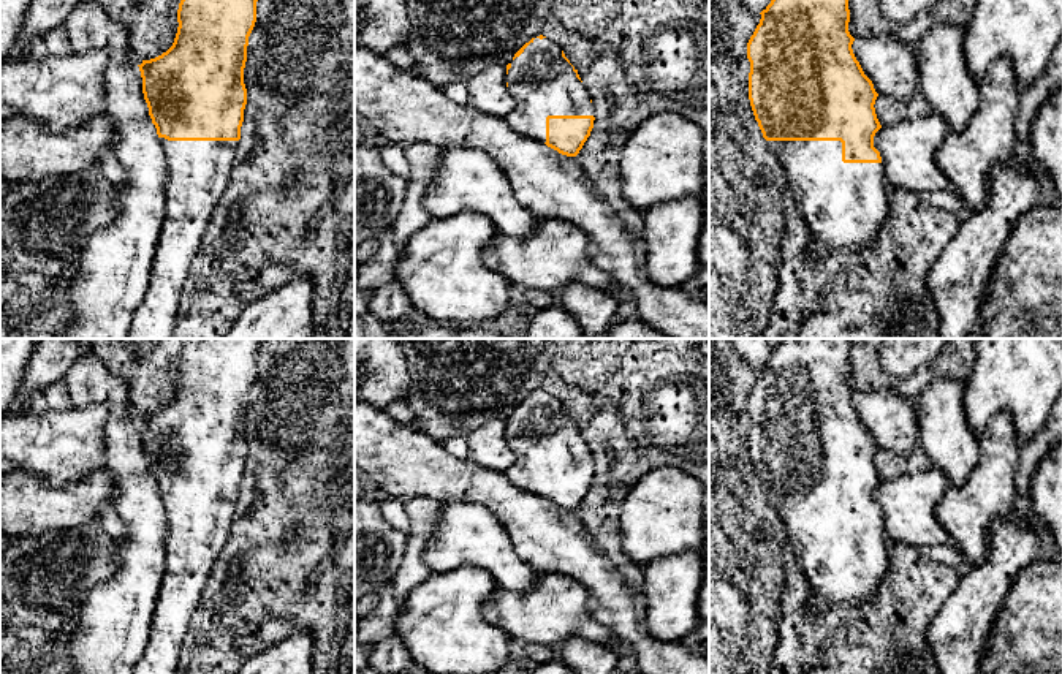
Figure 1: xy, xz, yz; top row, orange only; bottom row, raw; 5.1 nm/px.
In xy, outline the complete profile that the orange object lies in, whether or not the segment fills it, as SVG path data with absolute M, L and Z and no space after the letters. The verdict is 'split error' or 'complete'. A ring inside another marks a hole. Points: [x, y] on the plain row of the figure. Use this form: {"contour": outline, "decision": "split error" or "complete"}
{"contour": "M185 339L173 400L138 419L149 470L163 503L168 536L149 642L131 674L176 674L180 644L206 590L212 565L228 543L247 459L244 422L248 391L256 377L256 356L263 340Z", "decision": "split error"}

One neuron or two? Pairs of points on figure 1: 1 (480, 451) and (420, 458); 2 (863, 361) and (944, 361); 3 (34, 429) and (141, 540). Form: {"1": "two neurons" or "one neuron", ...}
{"1": "two neurons", "2": "one neuron", "3": "two neurons"}

